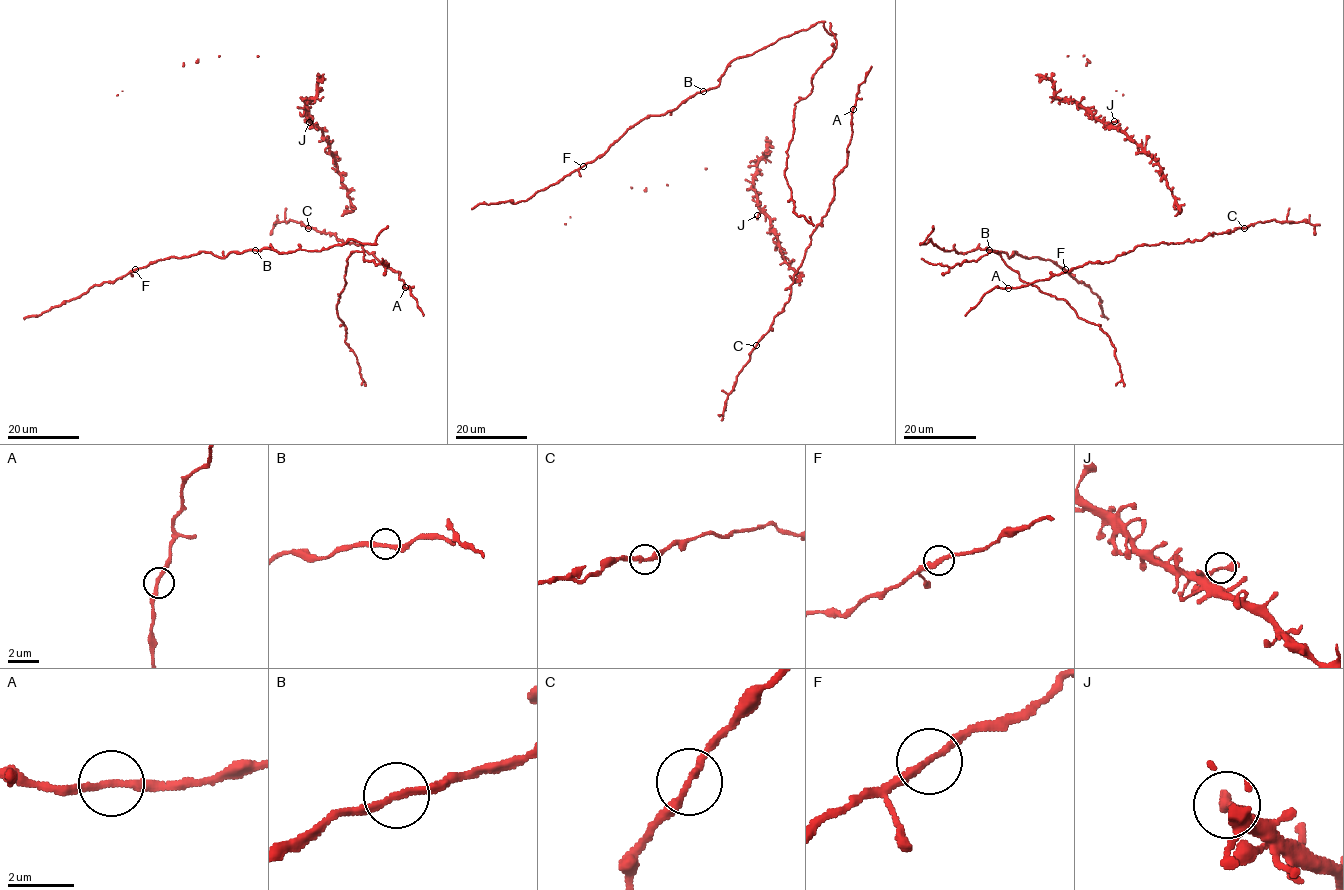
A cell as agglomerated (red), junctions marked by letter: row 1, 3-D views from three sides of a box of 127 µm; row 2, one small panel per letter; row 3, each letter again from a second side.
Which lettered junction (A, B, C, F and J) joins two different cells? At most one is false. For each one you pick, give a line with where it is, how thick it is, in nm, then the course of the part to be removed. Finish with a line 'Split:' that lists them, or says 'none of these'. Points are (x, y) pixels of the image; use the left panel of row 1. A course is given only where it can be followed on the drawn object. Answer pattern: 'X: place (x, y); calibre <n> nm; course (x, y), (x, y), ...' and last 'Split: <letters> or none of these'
Split: none of these

